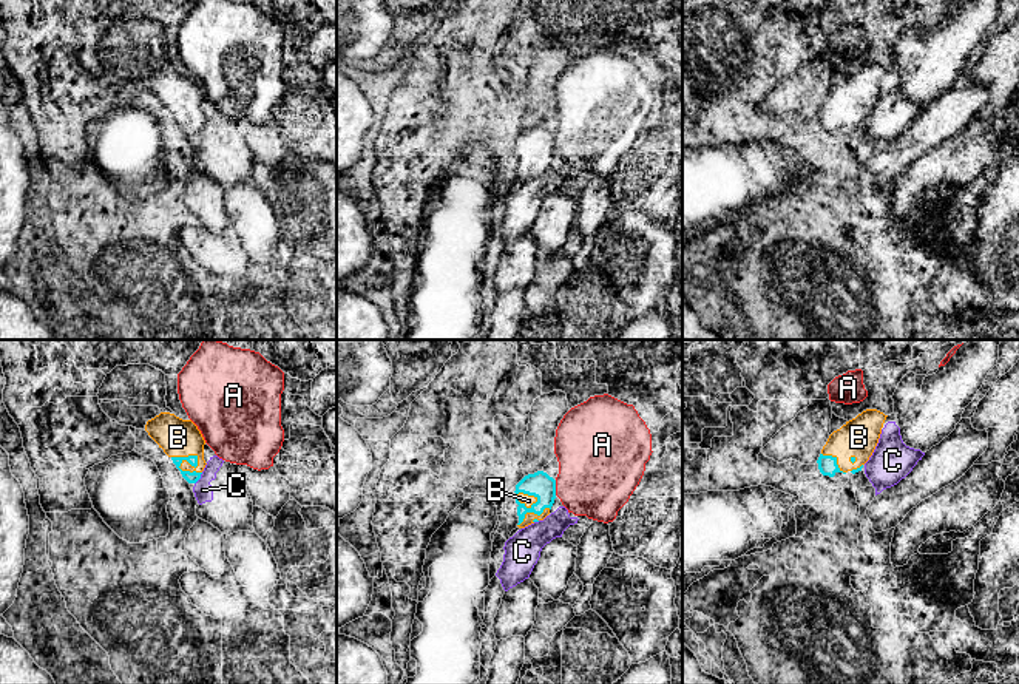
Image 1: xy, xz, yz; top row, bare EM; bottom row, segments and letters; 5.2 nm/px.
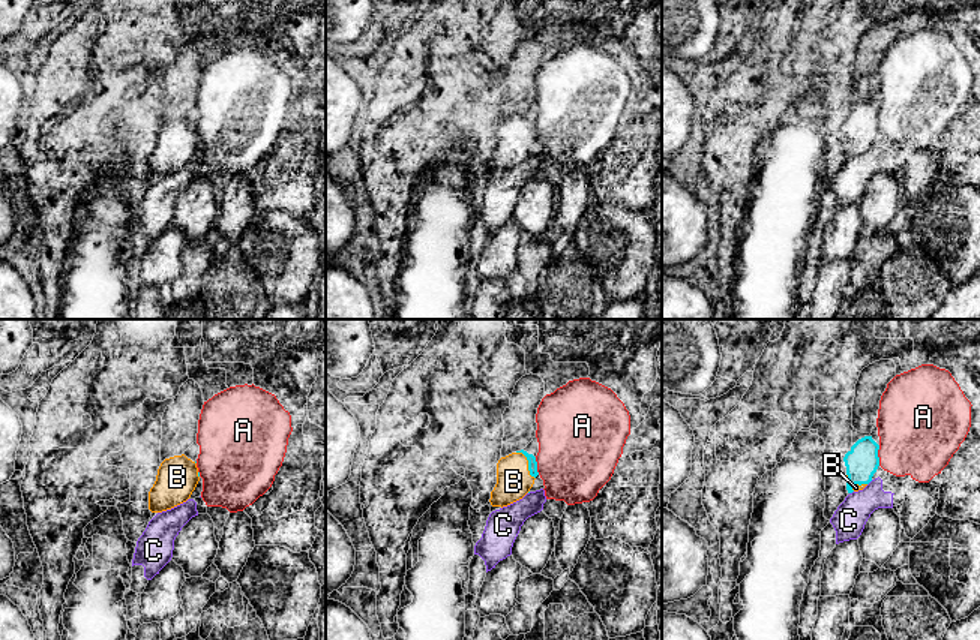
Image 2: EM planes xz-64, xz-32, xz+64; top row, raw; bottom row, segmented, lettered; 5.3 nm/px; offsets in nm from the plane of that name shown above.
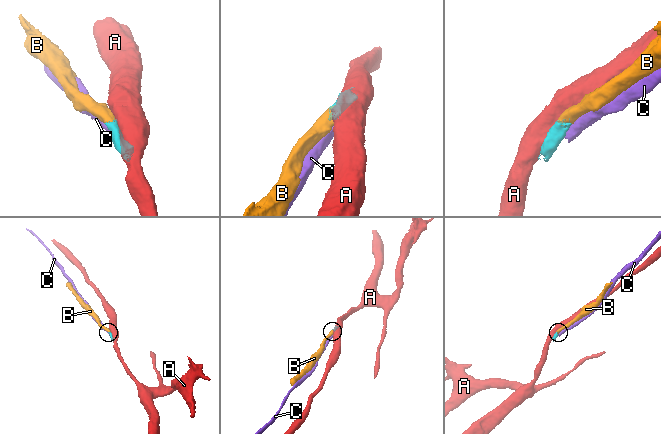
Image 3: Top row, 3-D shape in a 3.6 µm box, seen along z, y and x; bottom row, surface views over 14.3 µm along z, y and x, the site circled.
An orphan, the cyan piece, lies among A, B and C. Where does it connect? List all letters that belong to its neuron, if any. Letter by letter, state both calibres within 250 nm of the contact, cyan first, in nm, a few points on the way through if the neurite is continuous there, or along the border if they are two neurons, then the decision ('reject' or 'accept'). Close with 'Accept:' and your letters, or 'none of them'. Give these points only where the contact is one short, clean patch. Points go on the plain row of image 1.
A: 140/420 nm | reject
B: 60/200 nm | across xy (192, 132), (195, 122), (187, 115), (186, 99), (178, 91) | accept
C: 60/100 nm | along xy (203, 127), (195, 138) | reject
Accept: B

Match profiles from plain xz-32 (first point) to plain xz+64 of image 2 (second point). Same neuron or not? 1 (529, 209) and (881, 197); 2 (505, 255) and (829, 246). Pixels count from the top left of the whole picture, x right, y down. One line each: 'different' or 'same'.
1: same
2: same

